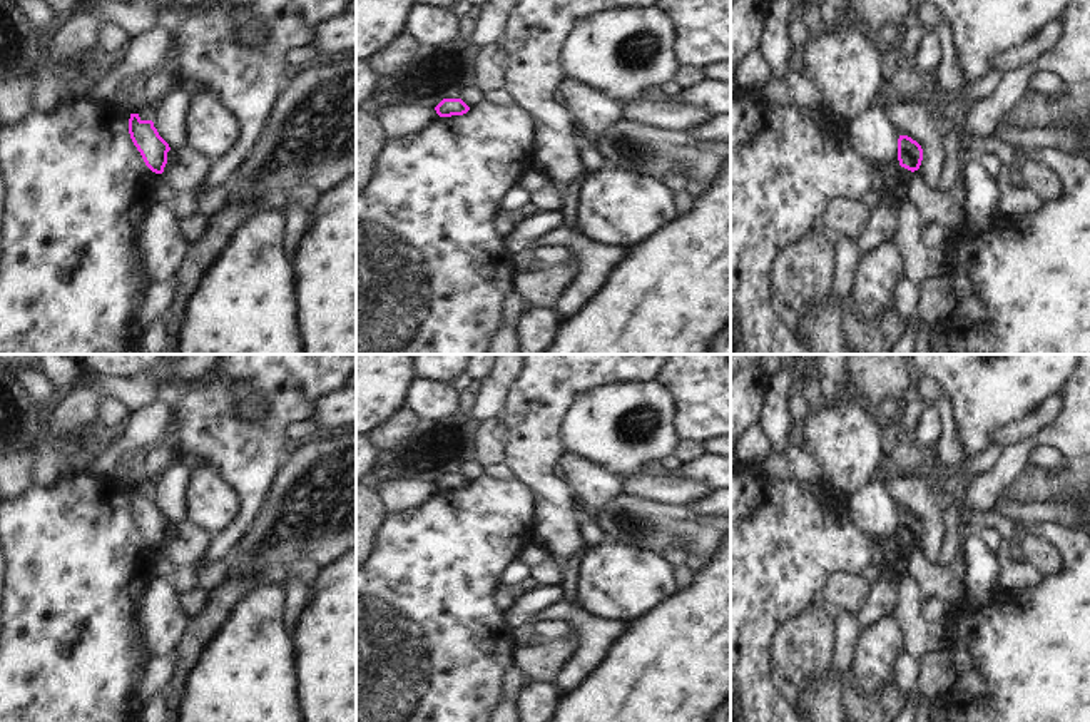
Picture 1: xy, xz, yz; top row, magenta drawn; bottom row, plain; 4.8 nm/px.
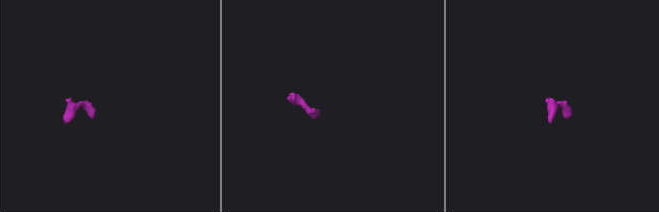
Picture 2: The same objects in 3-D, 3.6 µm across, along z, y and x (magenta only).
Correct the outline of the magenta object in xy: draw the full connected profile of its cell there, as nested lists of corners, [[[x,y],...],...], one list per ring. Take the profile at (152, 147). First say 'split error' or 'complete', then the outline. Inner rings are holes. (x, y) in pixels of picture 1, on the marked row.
complete | [[[130,114],[129,134],[140,152],[145,165],[155,172],[162,174],[167,164],[169,144],[159,135],[152,120],[142,120],[139,114]]]

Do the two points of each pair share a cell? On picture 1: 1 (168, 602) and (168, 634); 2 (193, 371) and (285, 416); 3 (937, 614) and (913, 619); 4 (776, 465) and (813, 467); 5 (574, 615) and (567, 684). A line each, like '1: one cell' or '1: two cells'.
1: one cell
2: two cells
3: two cells
4: one cell
5: one cell

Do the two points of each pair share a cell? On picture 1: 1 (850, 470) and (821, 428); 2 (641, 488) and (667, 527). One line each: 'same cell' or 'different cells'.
1: same cell
2: different cells

